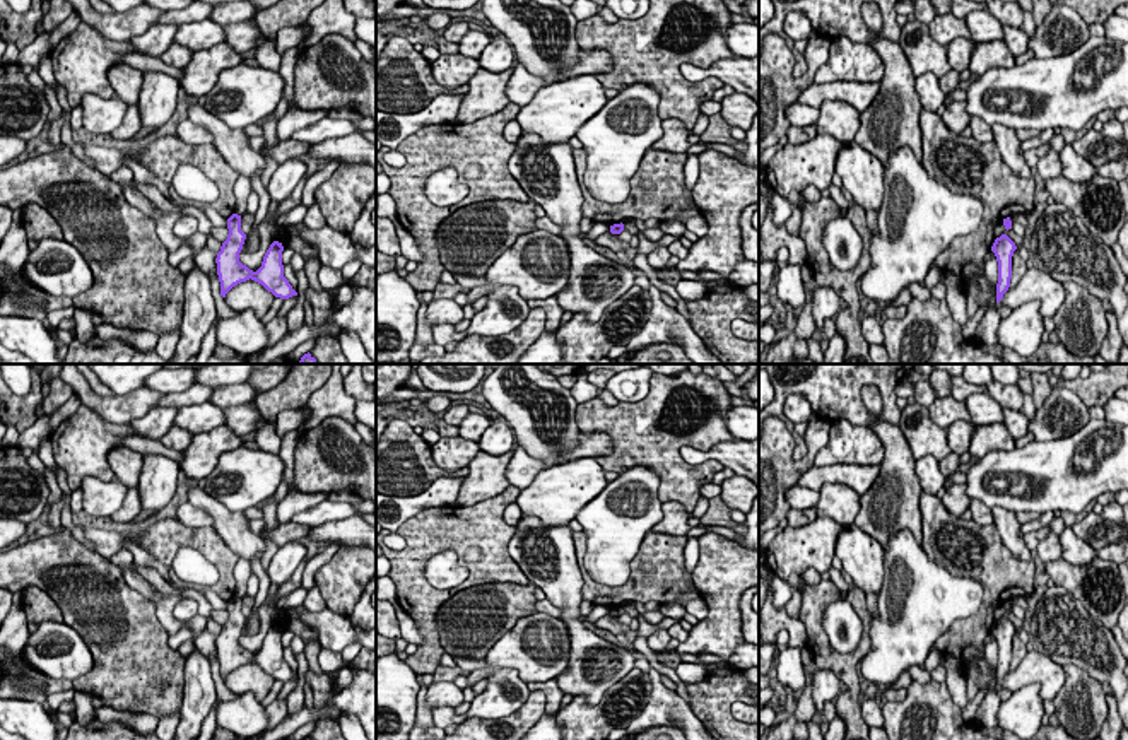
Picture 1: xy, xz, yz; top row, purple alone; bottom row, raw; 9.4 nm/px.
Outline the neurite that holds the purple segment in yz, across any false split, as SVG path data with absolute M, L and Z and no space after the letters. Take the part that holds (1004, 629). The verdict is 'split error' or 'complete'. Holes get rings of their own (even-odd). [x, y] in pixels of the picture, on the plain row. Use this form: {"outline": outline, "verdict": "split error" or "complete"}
{"outline": "M1007 617L996 620L991 629L991 634L995 636L998 644L996 685L1002 684L1003 677L1010 670L1012 639L1015 632L1017 632L1015 625Z", "verdict": "complete"}

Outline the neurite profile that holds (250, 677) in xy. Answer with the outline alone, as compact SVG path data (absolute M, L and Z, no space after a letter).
M246 663L234 668L224 680L226 687L232 694L251 692L256 701L263 701L270 692L275 678L268 675L261 667Z

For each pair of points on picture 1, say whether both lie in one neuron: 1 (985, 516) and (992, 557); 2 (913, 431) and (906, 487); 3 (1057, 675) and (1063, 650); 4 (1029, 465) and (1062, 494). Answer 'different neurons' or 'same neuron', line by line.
1: different neurons
2: different neurons
3: different neurons
4: same neuron

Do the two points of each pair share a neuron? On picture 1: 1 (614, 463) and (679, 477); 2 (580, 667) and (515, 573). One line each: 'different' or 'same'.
1: same
2: different

